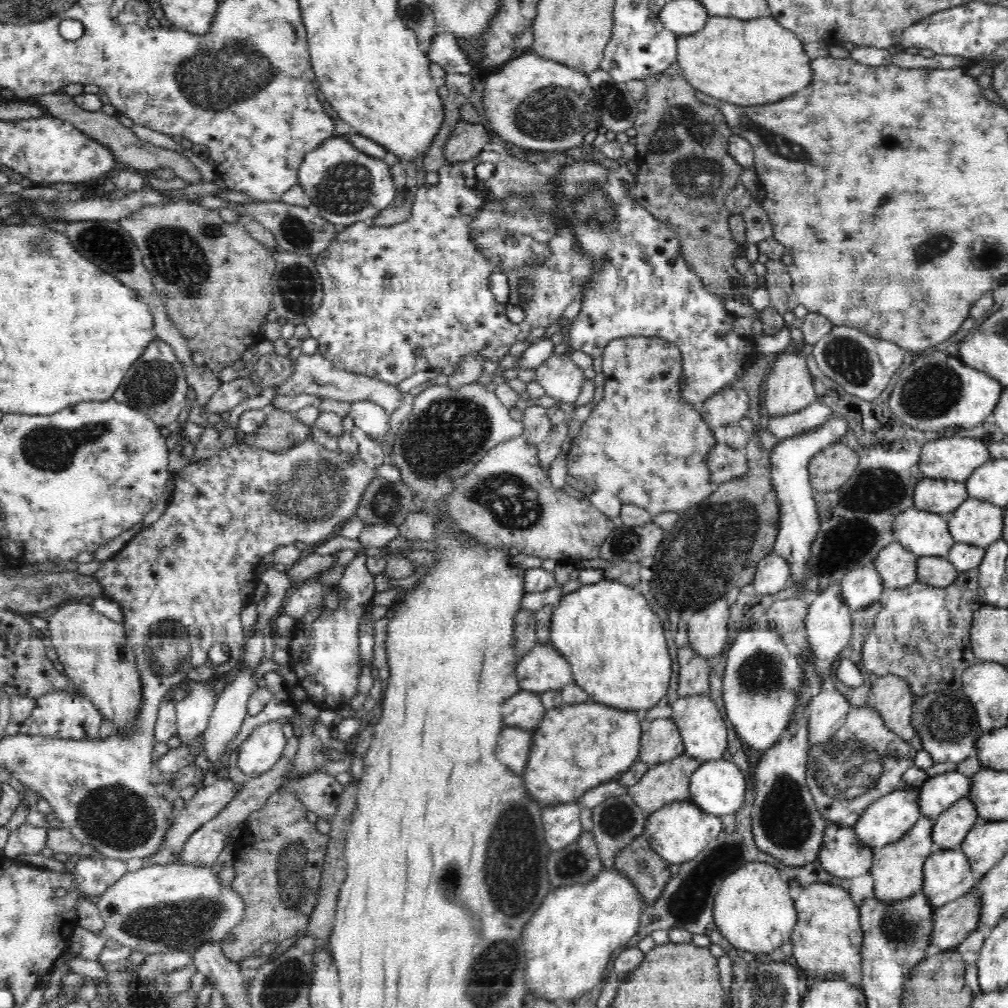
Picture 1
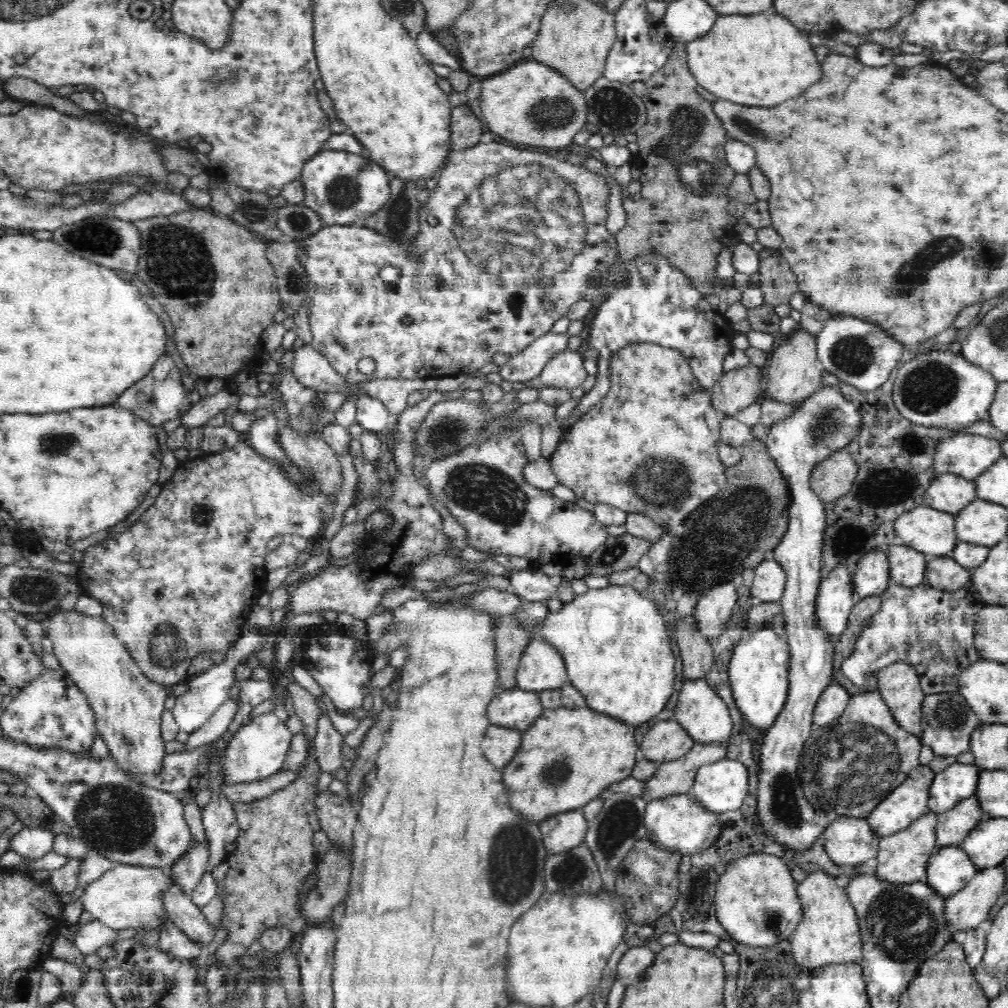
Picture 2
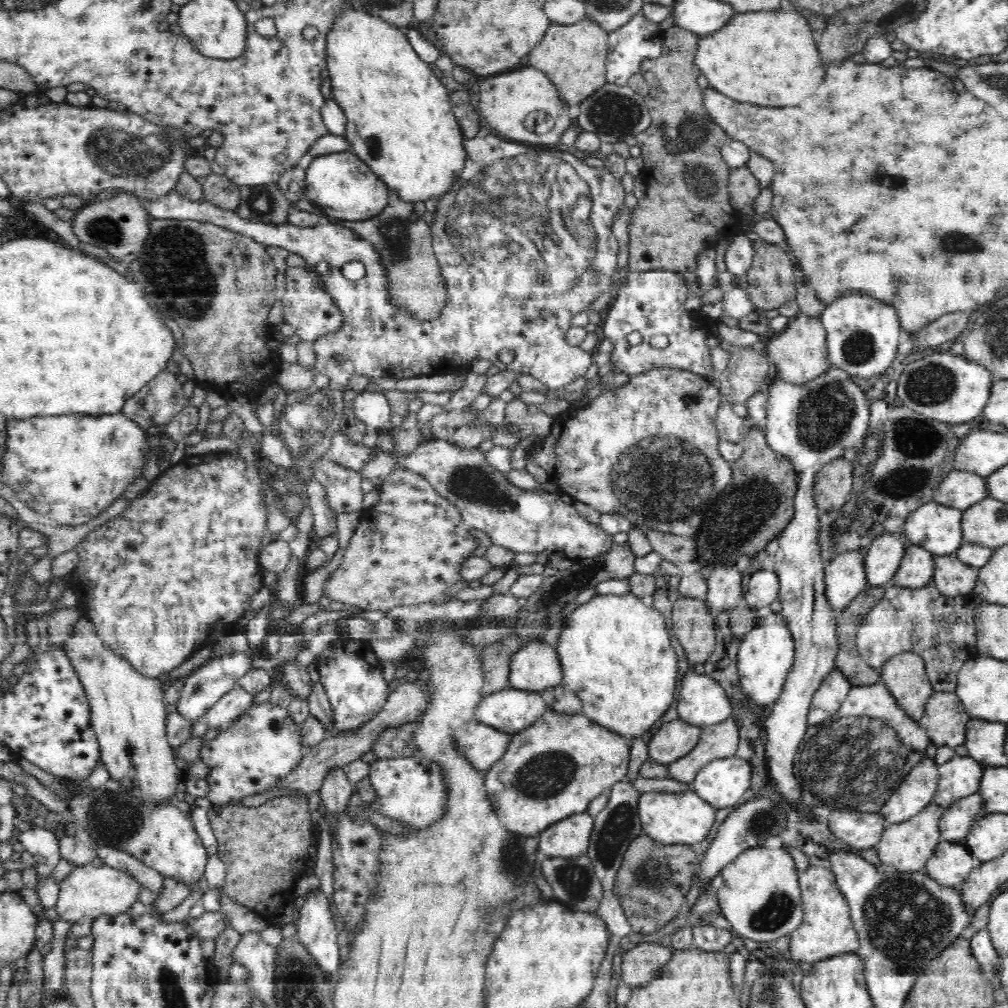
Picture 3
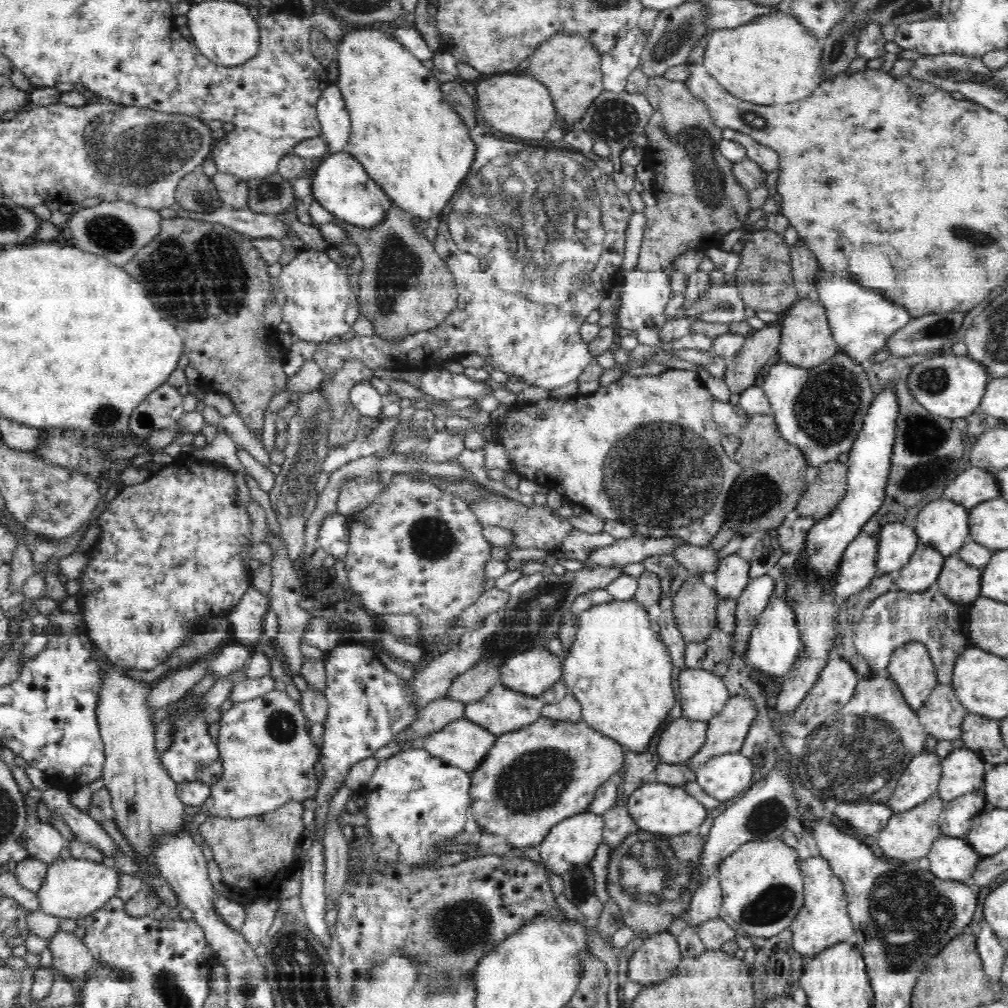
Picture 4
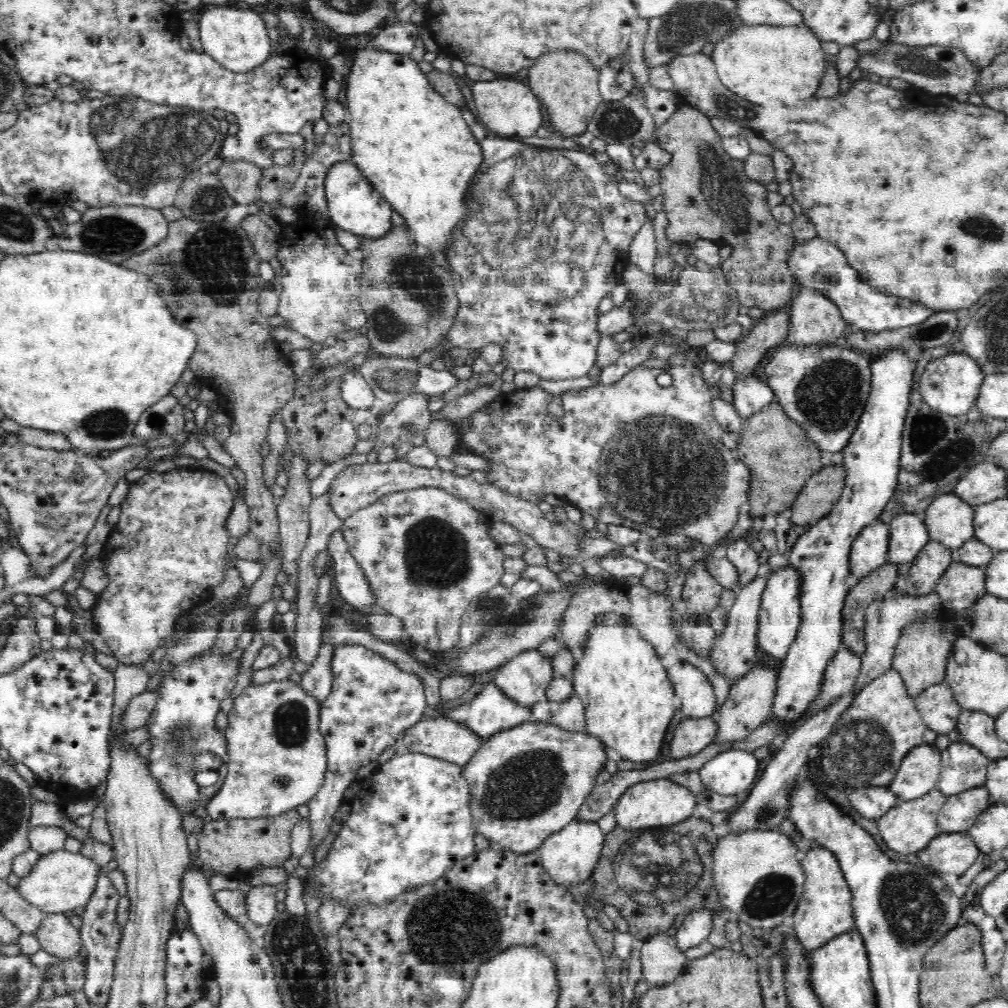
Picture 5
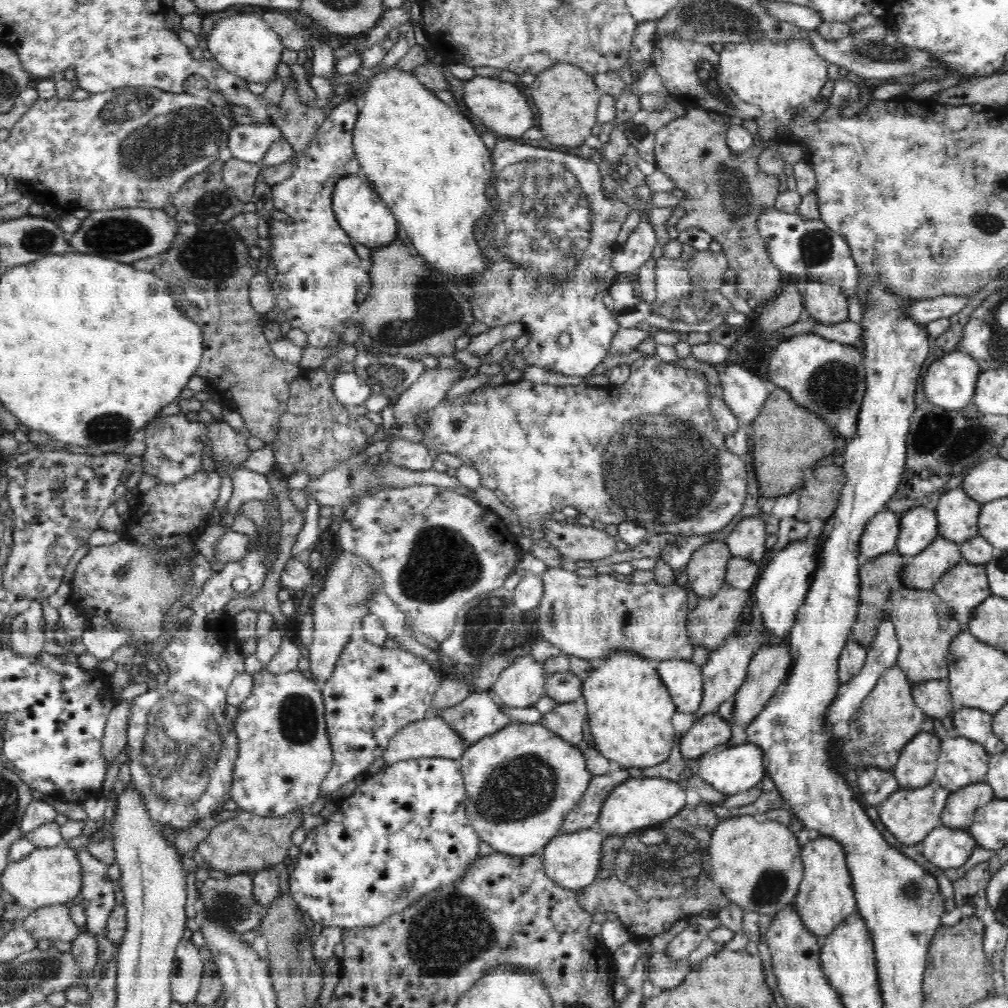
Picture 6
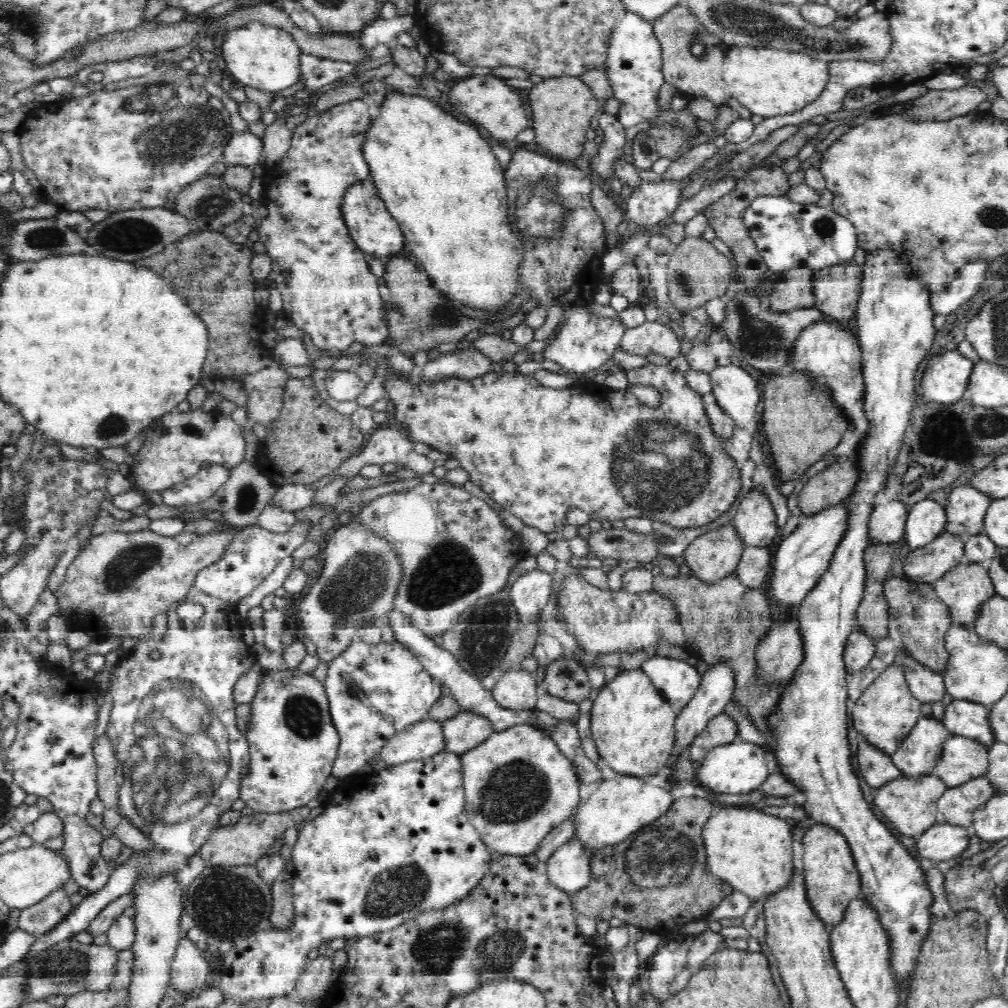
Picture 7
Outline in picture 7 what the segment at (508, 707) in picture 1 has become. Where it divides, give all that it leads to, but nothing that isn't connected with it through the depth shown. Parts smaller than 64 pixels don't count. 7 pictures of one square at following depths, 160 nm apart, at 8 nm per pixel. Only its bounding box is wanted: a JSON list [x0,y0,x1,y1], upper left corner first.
[441,709,494,754]

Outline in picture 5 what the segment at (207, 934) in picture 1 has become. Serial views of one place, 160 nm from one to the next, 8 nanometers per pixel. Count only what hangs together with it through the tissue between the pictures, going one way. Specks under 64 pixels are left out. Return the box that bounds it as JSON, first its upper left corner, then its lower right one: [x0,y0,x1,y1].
[17,848,100,913]

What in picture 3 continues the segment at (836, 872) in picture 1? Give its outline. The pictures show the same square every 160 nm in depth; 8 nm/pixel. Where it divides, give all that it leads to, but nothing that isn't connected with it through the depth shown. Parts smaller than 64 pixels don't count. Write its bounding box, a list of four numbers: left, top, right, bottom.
[827,810,886,851]

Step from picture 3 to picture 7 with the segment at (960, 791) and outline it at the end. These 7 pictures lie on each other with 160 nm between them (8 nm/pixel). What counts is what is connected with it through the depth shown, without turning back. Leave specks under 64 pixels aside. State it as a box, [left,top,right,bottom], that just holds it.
[932,735,989,789]

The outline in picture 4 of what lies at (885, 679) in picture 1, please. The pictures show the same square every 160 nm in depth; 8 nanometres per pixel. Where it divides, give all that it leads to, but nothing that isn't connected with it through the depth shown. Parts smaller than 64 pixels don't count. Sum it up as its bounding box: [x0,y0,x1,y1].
[887,641,938,711]

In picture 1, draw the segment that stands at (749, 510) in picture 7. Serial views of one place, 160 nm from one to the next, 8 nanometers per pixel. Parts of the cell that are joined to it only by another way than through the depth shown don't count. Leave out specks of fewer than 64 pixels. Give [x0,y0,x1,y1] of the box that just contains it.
[689,600,729,658]

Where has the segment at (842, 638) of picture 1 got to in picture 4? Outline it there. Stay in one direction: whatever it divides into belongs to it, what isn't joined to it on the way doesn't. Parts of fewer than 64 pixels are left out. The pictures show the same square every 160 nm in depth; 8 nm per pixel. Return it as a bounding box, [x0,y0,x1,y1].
[831,532,878,604]

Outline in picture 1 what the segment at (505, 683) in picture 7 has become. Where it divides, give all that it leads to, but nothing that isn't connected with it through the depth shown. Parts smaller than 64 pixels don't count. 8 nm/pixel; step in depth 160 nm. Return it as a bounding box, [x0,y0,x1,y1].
[515,642,574,694]

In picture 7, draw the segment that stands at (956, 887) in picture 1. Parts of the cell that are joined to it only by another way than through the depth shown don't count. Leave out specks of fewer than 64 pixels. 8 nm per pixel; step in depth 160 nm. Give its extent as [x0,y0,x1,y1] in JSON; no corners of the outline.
[914,820,971,861]

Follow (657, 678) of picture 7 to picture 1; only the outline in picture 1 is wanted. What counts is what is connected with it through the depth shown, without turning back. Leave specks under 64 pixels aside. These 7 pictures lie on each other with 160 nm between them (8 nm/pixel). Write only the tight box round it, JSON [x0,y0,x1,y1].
[671,694,728,763]

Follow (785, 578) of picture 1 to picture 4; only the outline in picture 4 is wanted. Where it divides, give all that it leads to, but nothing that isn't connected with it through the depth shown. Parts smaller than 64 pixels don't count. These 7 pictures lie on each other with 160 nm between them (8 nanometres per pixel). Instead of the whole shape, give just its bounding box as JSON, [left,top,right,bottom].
[729,575,775,660]

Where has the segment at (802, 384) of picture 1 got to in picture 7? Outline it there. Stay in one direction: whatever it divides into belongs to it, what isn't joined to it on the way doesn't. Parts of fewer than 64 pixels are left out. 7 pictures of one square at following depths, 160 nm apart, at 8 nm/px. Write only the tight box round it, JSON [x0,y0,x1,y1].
[813,258,863,322]

